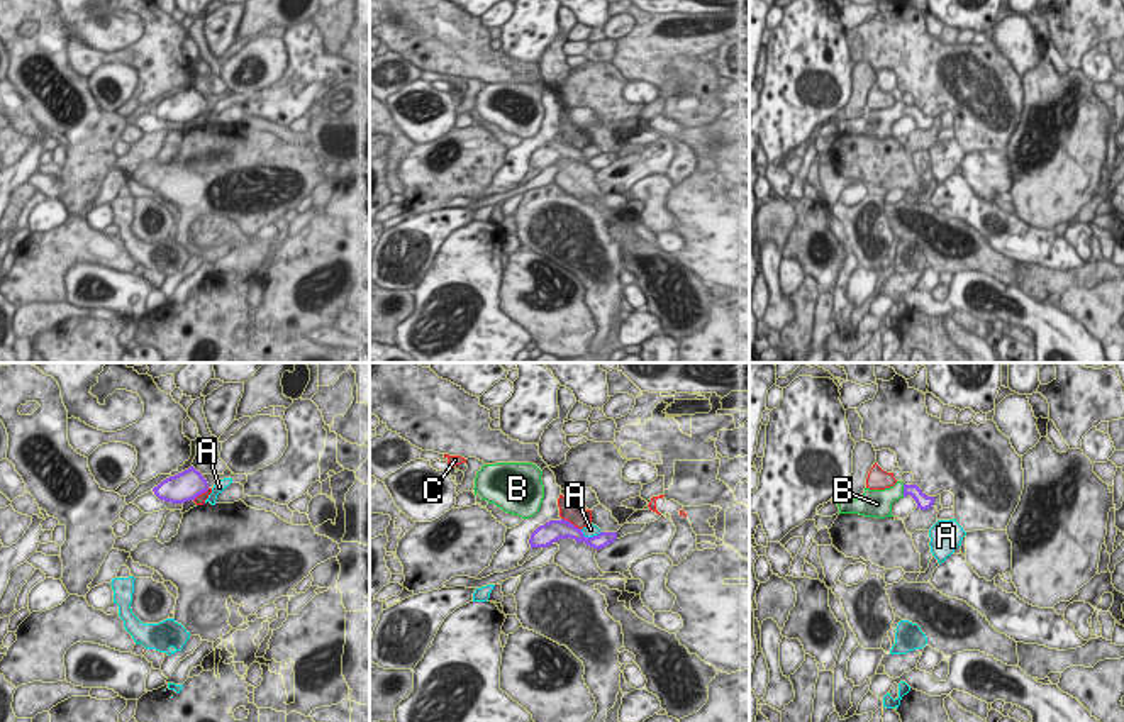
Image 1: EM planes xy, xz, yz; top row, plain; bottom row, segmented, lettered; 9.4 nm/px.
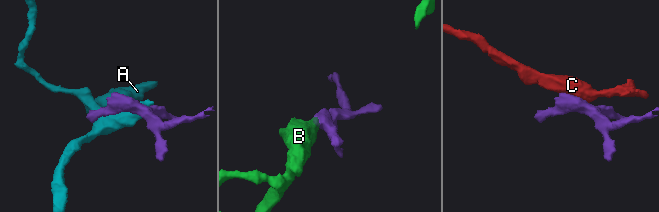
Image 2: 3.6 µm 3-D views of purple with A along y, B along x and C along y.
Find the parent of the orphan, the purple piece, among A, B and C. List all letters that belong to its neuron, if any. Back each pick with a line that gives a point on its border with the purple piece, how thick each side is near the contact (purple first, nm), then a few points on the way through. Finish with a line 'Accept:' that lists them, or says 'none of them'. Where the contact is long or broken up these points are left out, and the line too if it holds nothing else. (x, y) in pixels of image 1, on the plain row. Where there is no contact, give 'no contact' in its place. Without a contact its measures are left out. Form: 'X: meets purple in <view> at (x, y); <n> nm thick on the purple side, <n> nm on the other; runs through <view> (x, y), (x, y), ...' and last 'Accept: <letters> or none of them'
B: meets purple in yz at (904, 111); 140 nm thick on the purple side, 220 nm on the other; runs through yz (924, 122), (912, 111), (904, 111), (880, 121)
Accept: B

